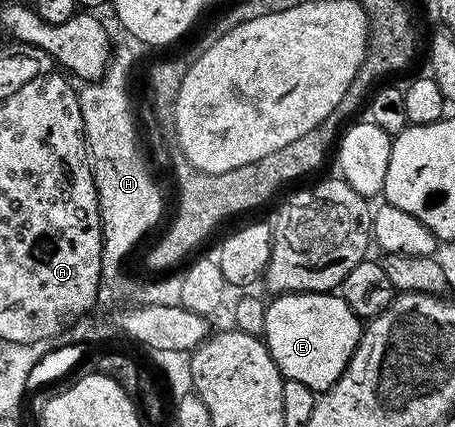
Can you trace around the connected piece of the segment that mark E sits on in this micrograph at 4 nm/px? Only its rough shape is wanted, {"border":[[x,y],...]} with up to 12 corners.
{"border":[[344,298],[271,312],[285,379],[323,397],[349,378],[366,324]]}

